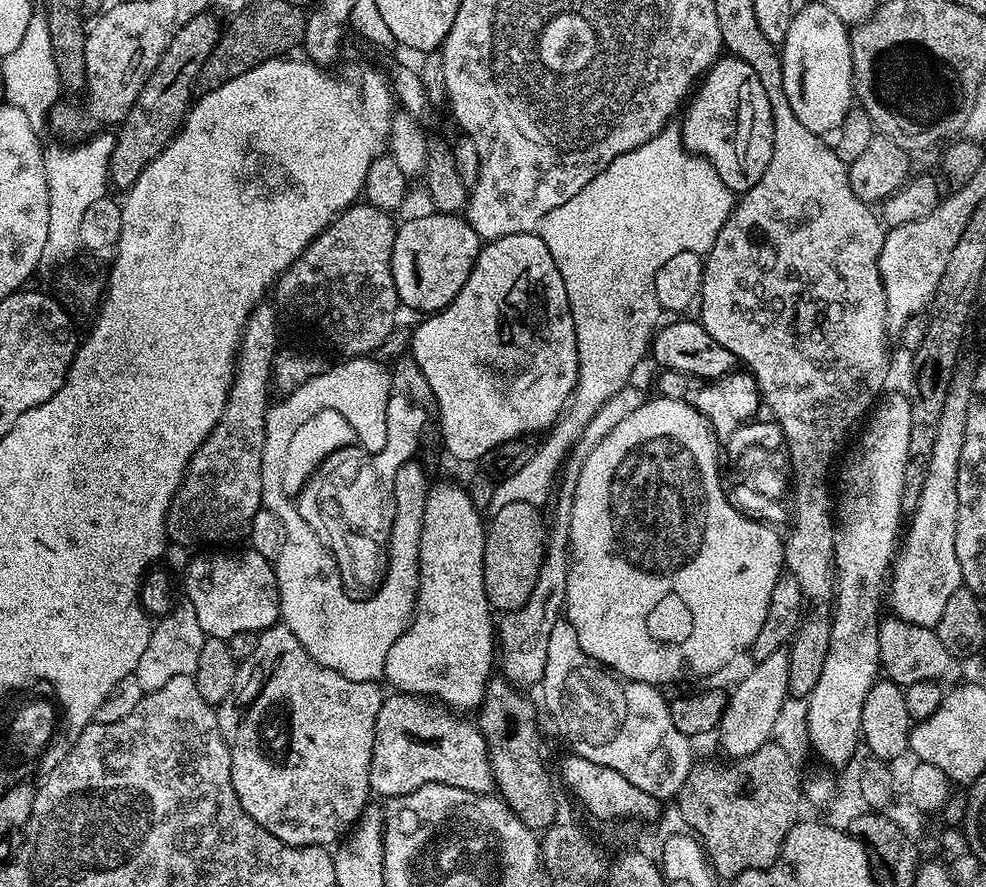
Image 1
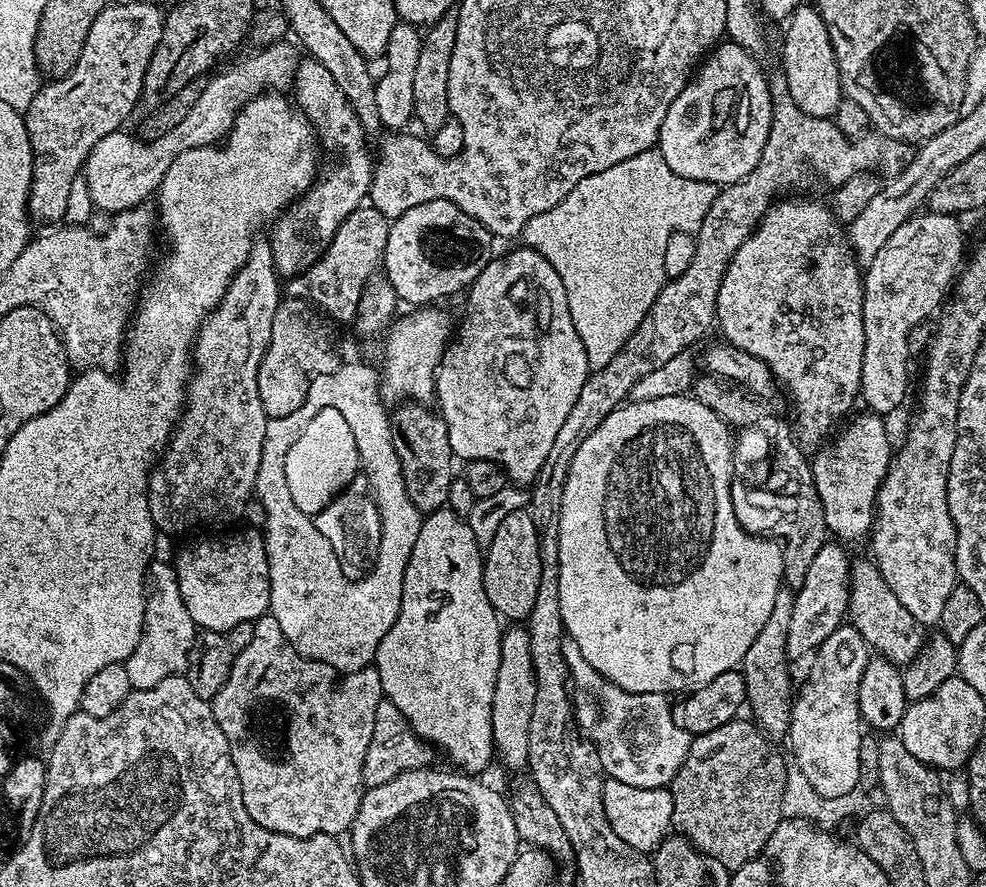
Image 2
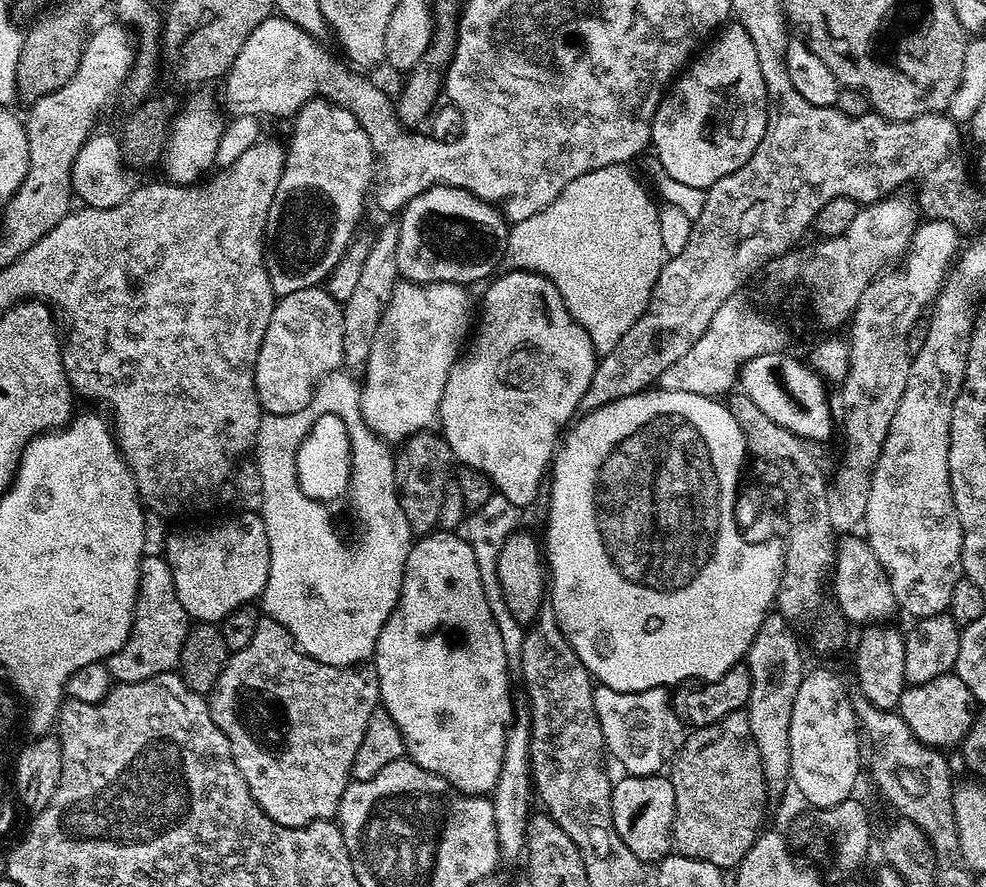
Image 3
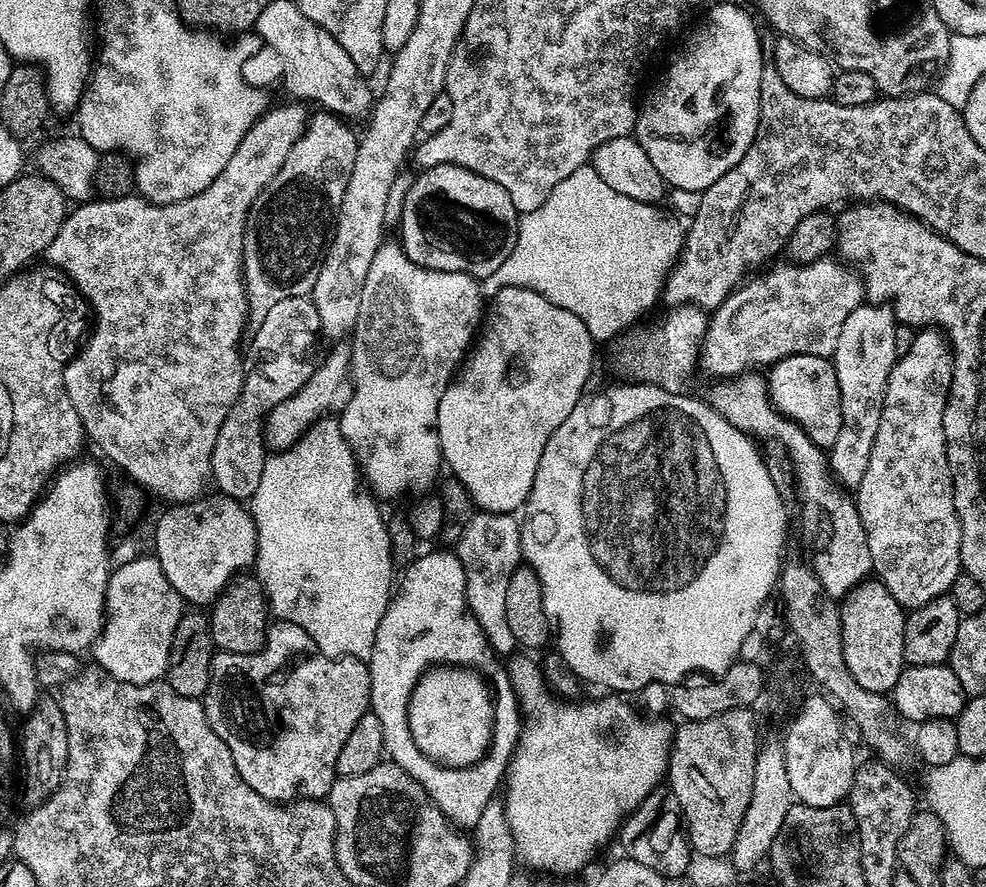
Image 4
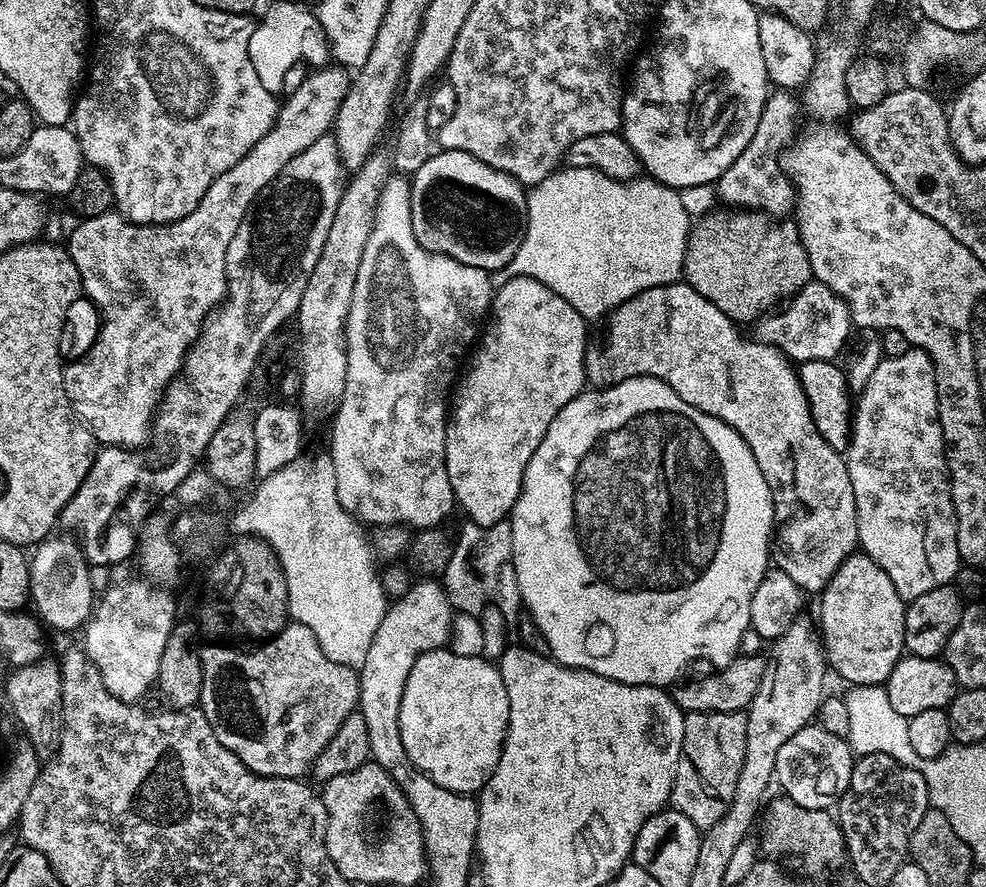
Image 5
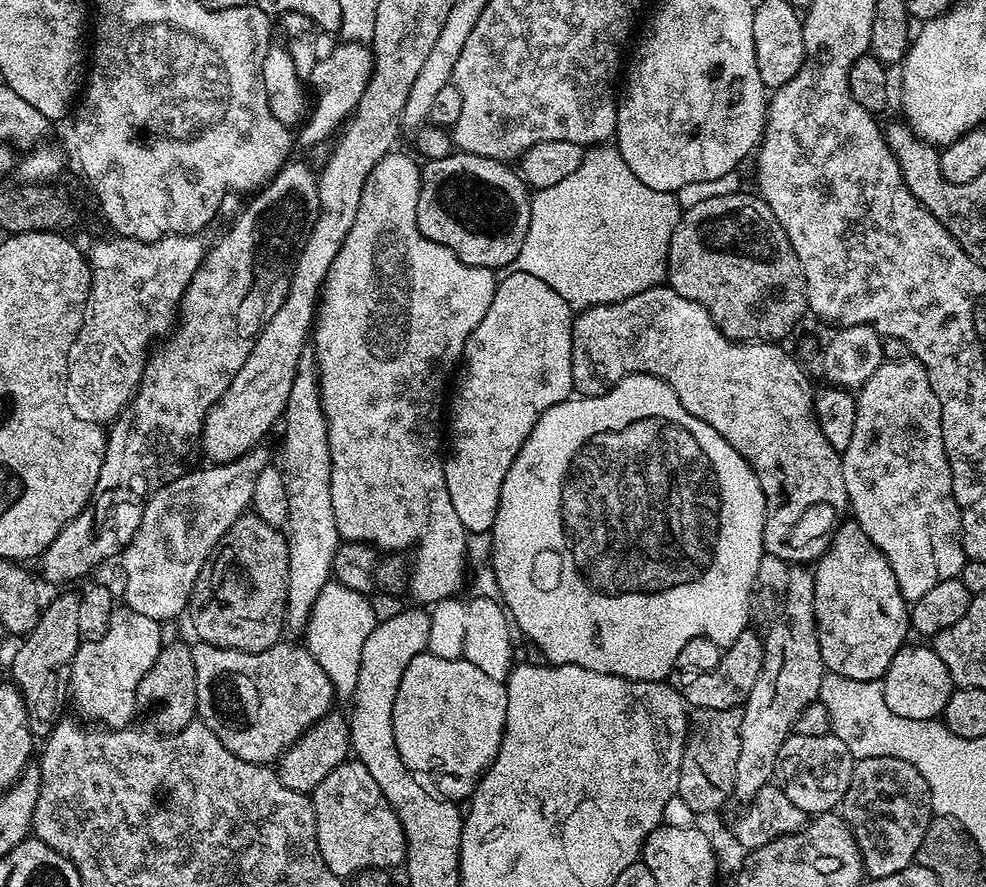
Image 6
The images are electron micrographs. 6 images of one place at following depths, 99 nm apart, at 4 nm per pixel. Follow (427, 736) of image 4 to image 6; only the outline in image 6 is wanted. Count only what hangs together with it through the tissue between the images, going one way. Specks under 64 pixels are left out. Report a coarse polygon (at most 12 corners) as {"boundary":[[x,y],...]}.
{"boundary":[[427,650],[395,695],[418,786],[469,799],[504,736],[508,689]]}

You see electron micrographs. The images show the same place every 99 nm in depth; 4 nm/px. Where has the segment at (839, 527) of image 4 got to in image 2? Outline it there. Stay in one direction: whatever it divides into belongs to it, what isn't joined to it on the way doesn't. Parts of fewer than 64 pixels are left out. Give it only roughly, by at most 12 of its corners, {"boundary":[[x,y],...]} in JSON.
{"boundary":[[871,559],[851,561],[847,619],[897,666],[924,646],[925,625]]}

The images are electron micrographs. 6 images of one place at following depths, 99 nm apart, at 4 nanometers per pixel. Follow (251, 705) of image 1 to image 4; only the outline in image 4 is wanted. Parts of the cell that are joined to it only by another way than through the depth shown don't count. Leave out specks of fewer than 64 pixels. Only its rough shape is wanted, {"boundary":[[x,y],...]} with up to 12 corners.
{"boundary":[[289,620],[217,651],[202,703],[238,774],[327,797],[370,670]]}

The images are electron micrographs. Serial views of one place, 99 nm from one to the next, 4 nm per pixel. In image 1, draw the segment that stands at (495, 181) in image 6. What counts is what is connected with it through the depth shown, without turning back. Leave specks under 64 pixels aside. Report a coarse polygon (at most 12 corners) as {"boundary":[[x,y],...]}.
{"boundary":[[437,210],[397,227],[400,304],[438,312],[482,247],[467,219]]}

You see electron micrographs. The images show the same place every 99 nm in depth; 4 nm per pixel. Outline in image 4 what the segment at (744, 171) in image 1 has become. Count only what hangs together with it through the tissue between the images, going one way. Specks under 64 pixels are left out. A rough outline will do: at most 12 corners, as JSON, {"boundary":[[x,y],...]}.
{"boundary":[[716,4],[634,135],[669,189],[746,154],[766,48]]}

